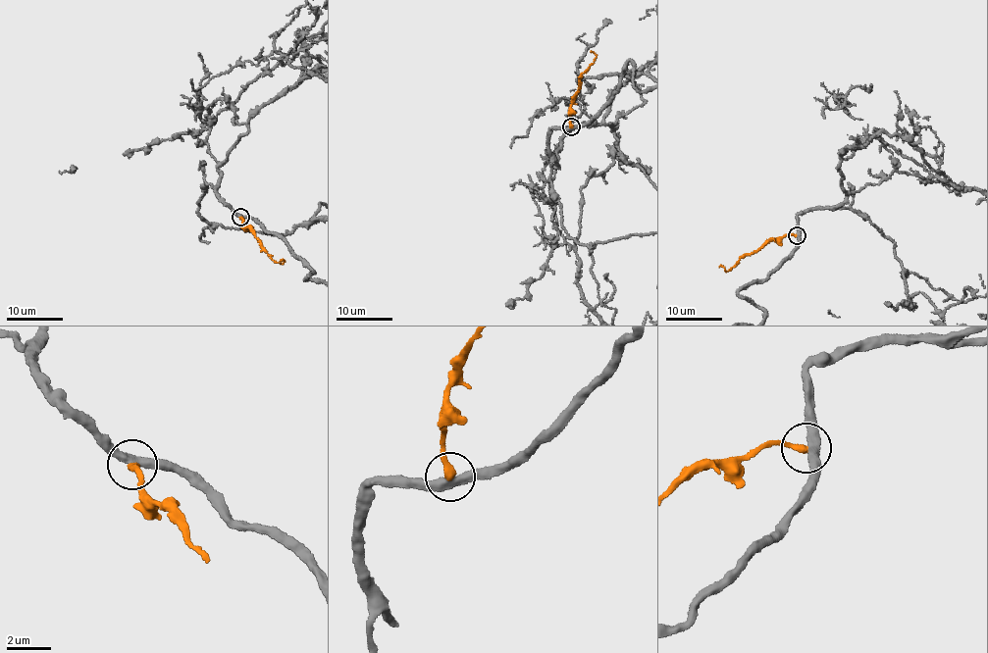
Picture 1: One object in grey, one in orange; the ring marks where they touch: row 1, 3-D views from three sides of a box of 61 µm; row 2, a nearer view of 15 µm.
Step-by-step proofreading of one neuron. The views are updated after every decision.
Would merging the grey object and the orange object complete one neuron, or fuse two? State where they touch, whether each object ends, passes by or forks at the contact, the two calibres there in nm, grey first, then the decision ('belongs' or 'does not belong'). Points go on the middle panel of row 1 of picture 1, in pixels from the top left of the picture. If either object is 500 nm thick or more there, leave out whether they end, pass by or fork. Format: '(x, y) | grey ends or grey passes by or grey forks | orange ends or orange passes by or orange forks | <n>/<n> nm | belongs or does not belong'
(571, 126) | grey passes by | orange ends | 400/320 nm | does not belong

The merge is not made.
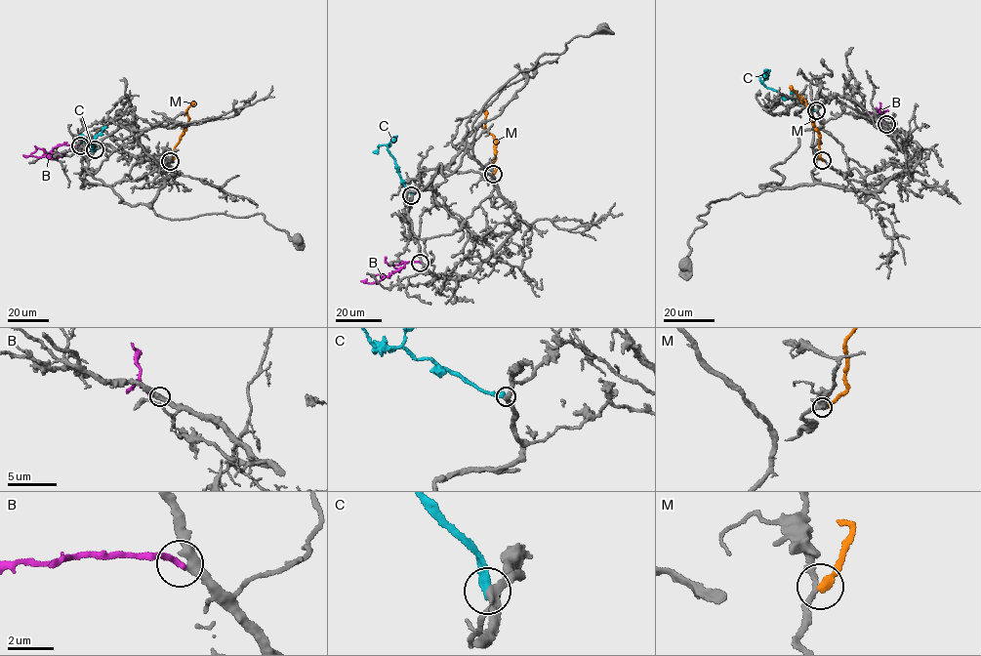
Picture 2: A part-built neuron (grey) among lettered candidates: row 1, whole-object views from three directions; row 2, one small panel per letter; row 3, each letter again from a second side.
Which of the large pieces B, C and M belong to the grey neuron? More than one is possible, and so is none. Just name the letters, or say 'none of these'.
B

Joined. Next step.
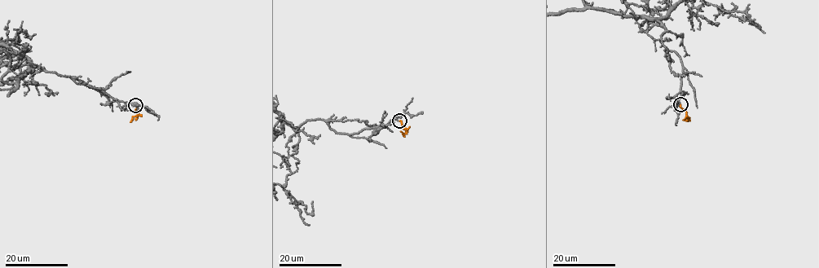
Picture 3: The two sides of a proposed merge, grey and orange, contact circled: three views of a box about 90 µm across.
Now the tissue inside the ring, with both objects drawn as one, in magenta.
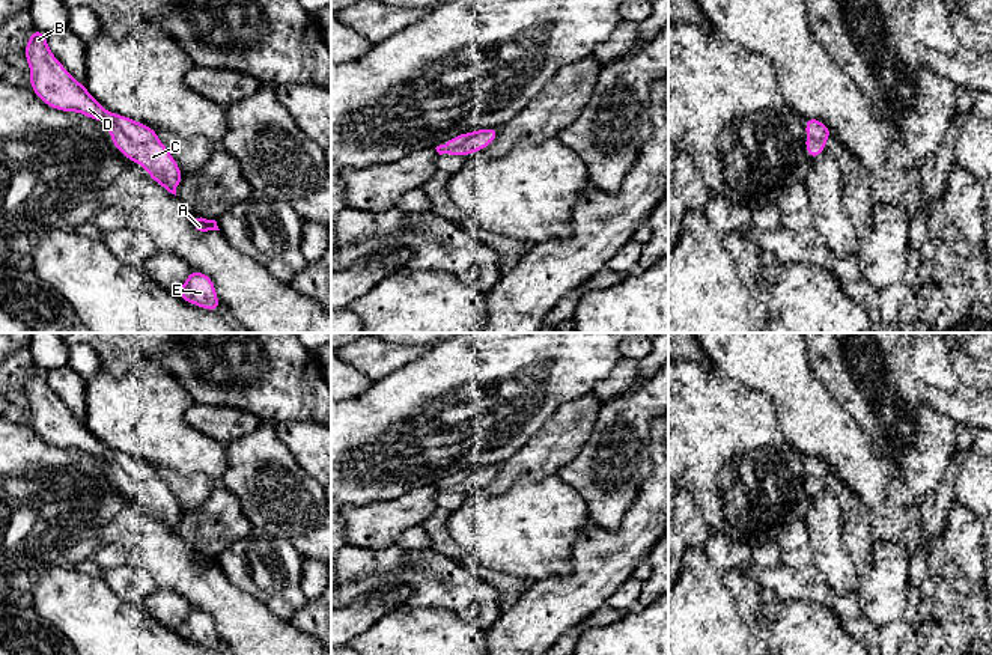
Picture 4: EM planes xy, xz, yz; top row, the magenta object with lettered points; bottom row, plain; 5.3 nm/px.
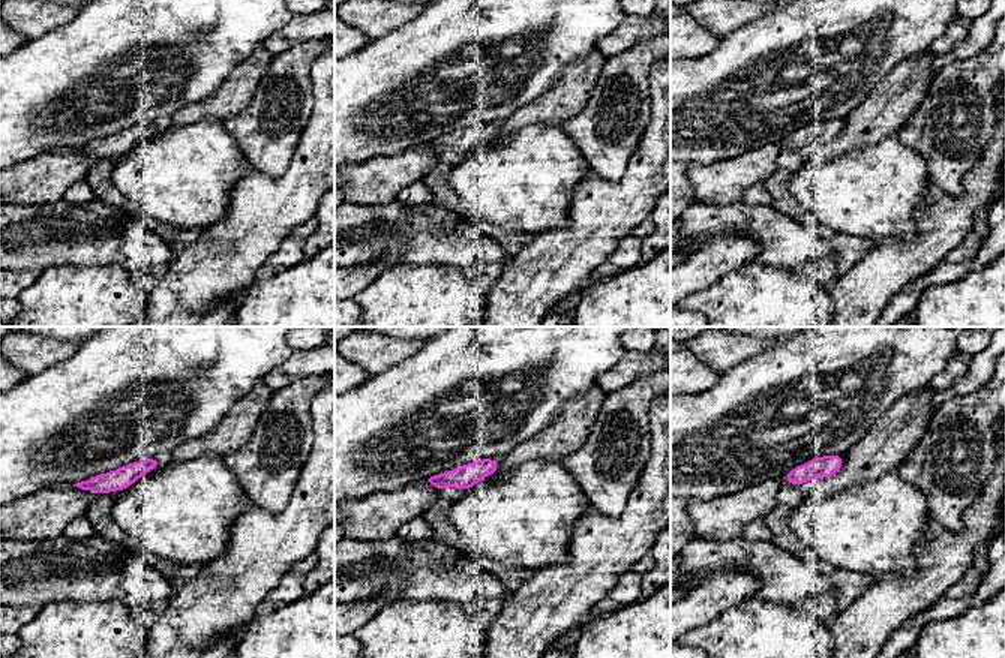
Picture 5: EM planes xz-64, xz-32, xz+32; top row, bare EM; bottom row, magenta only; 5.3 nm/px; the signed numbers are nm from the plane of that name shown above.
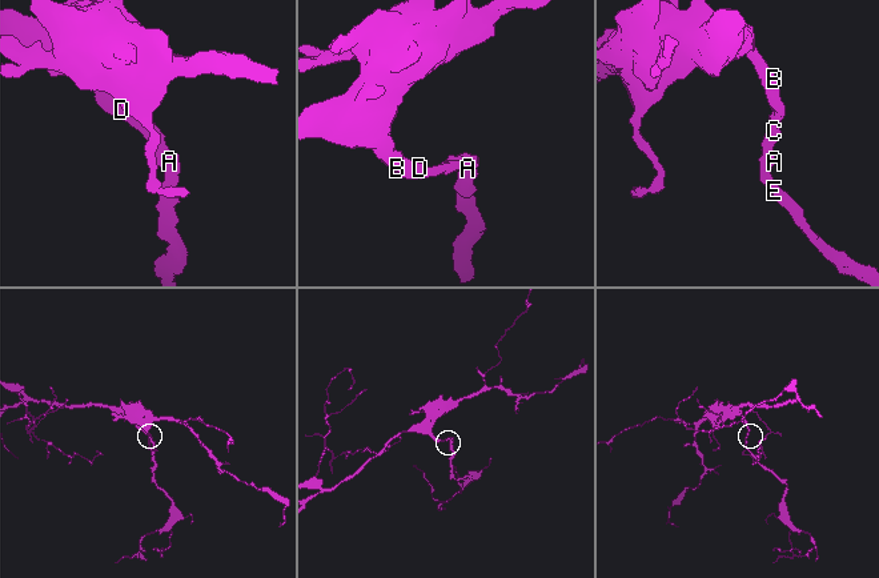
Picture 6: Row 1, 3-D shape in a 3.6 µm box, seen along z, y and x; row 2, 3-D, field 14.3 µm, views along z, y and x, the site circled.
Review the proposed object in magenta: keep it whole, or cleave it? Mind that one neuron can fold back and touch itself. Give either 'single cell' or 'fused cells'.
single cell

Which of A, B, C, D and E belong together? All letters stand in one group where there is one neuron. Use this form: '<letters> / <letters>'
A B C D E

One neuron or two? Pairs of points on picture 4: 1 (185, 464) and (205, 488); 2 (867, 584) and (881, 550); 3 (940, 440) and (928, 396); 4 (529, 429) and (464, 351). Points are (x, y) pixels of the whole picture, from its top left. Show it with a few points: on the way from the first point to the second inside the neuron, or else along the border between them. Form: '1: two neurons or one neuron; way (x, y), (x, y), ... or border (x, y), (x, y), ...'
1: two neurons; border (158, 466), (184, 475), (205, 473), (219, 484)
2: one neuron; way (876, 575), (881, 571), (881, 559)
3: two neurons; border (918, 381), (918, 396), (958, 425)
4: one neuron; way (533, 401), (533, 386), (499, 351), (492, 351)

